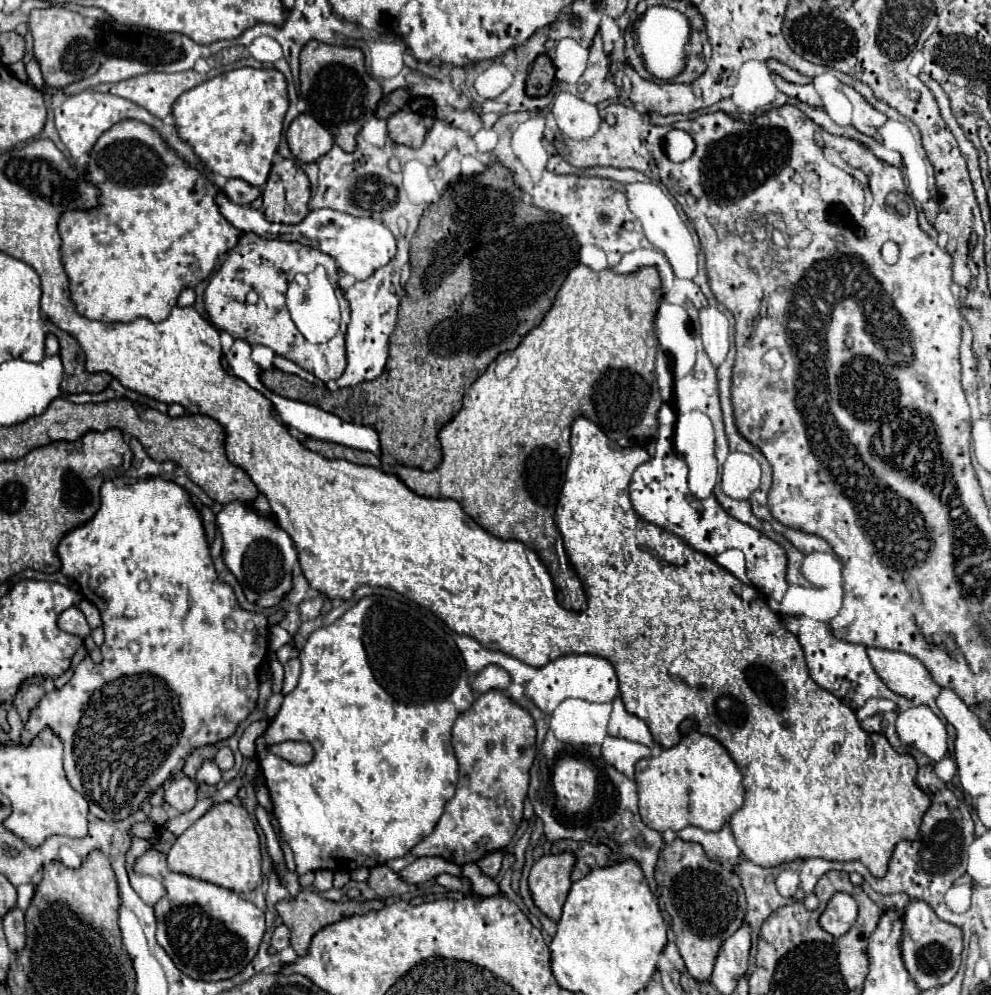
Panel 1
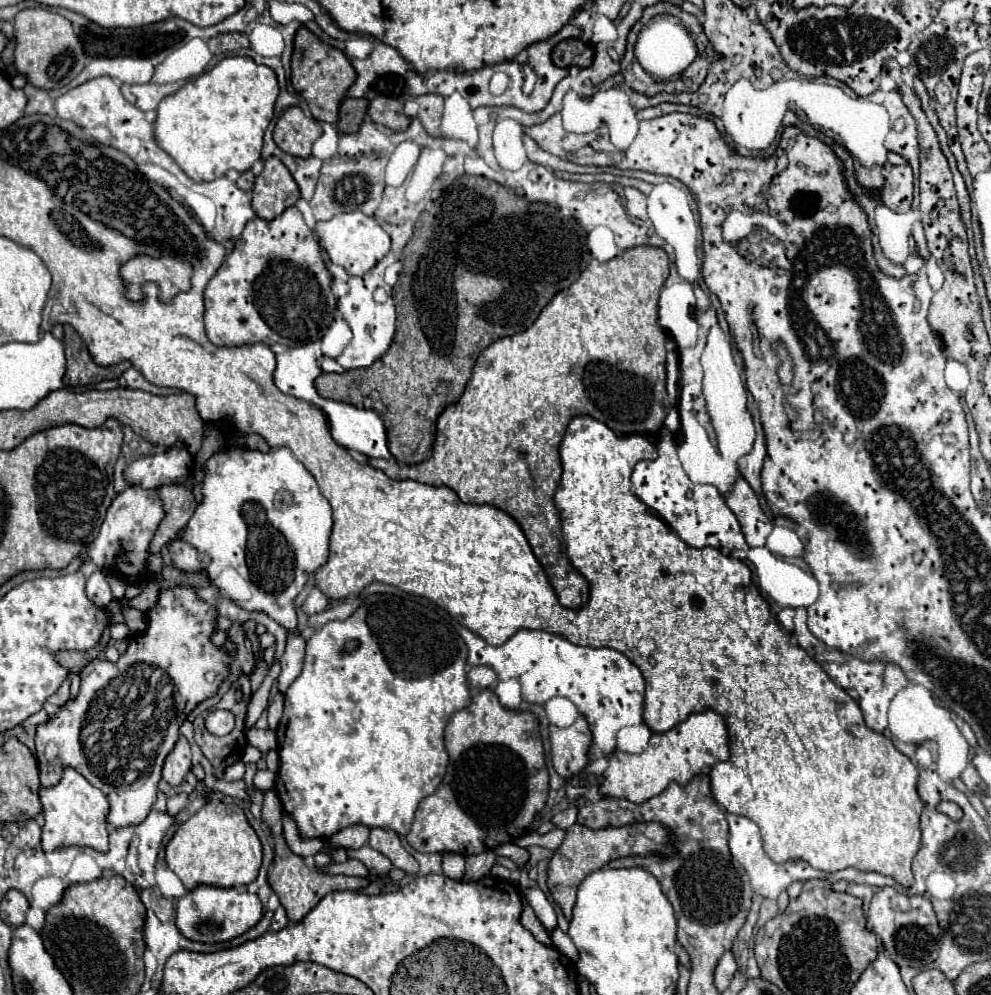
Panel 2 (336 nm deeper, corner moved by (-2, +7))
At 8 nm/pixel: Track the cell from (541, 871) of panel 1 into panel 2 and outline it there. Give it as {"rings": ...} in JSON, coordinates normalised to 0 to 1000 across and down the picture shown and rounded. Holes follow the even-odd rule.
{"rings":[[[647,826],[647,828],[635,828],[635,830],[627,830],[627,832],[608,832],[608,834],[594,834],[590,830],[578,828],[576,832],[572,832],[568,848],[560,854],[560,858],[554,866],[552,890],[556,894],[558,905],[566,911],[568,919],[574,925],[576,923],[576,913],[580,909],[582,890],[592,878],[604,874],[606,870],[610,870],[619,862],[637,860],[637,858],[653,860],[653,858],[659,858],[659,856],[669,856],[669,858],[679,856],[679,852],[675,848],[675,834],[665,830],[665,828]]]}

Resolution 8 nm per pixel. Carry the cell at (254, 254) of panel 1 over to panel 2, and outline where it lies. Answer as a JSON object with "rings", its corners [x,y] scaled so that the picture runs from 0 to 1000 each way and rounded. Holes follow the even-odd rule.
{"rings":[[[294,207],[277,221],[269,223],[265,219],[255,219],[249,223],[245,235],[239,239],[235,251],[225,261],[219,275],[207,289],[207,328],[209,338],[219,348],[243,348],[243,346],[286,346],[286,348],[302,348],[320,344],[332,326],[338,320],[338,297],[334,293],[334,275],[328,269],[324,249],[316,231],[308,225],[304,213]],[[302,265],[312,265],[312,273],[304,271]],[[312,279],[312,308],[304,306],[298,299],[298,291],[304,289],[304,281]]]}

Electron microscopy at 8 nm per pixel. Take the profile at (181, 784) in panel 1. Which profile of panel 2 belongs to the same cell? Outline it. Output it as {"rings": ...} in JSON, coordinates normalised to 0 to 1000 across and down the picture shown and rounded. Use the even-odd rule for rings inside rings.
{"rings":[[[183,740],[181,746],[177,748],[177,754],[166,764],[164,784],[171,786],[173,790],[181,790],[187,786],[191,774],[193,774],[193,754],[191,754],[191,746]]]}

